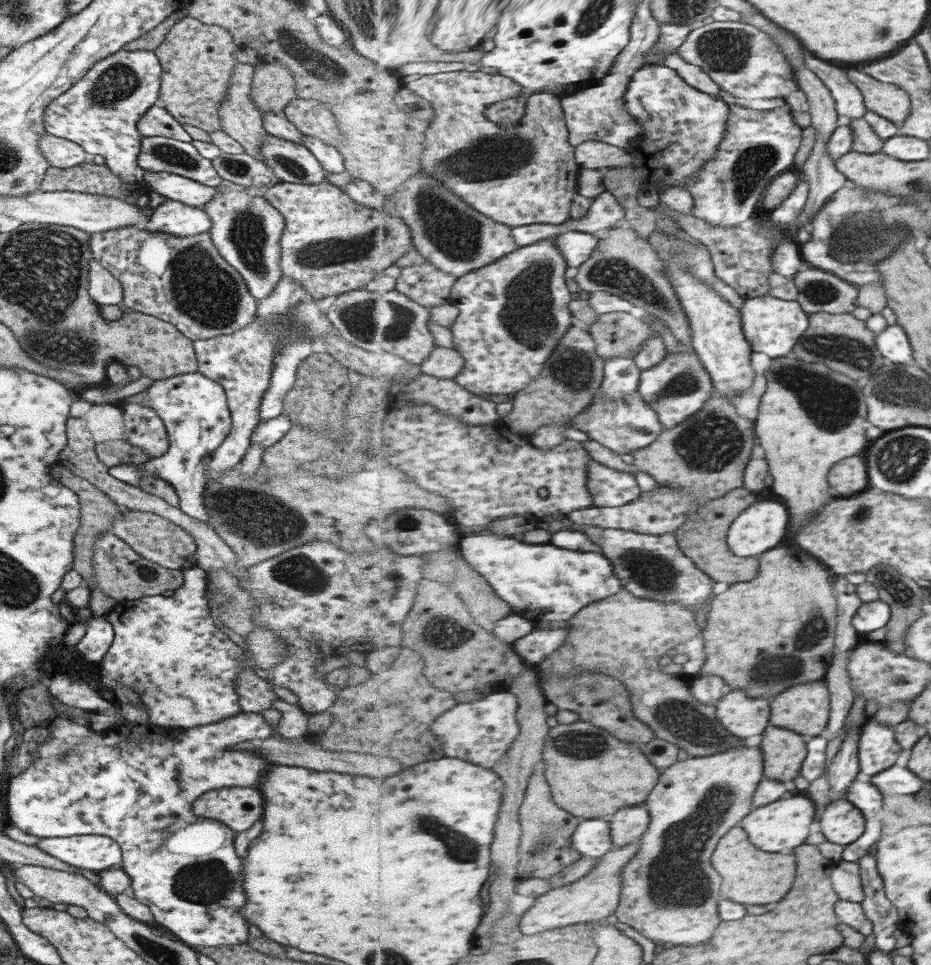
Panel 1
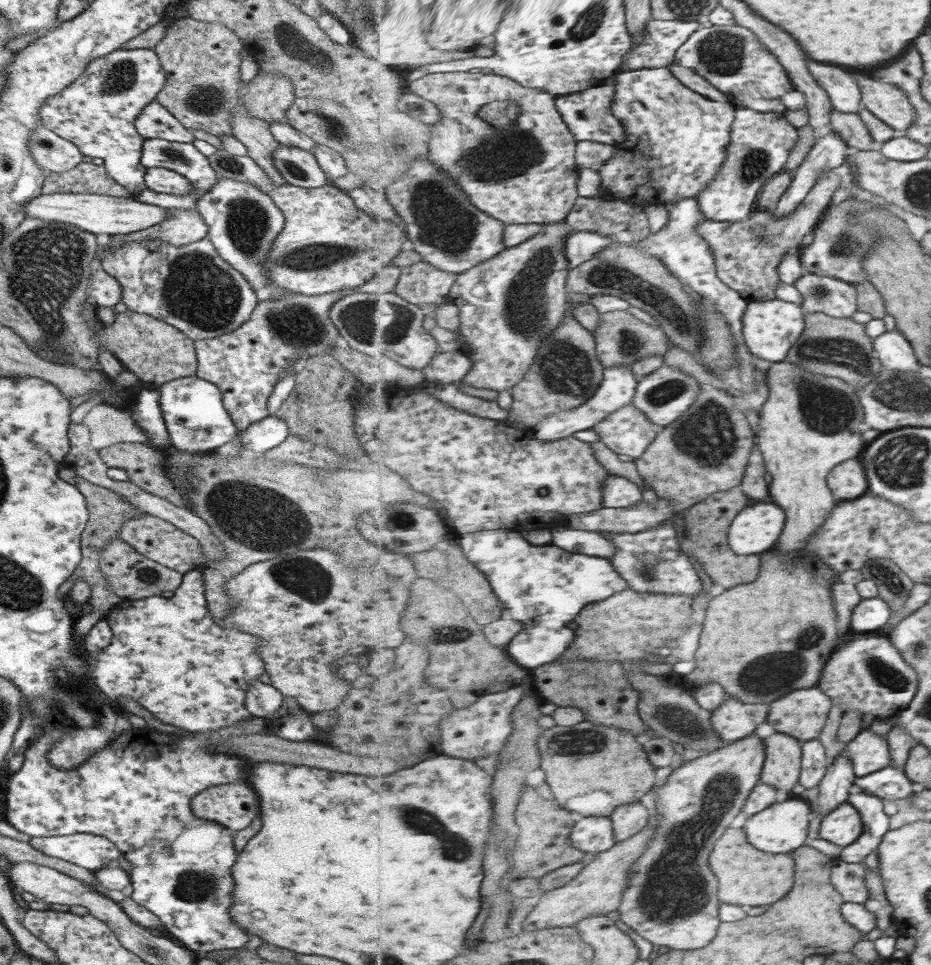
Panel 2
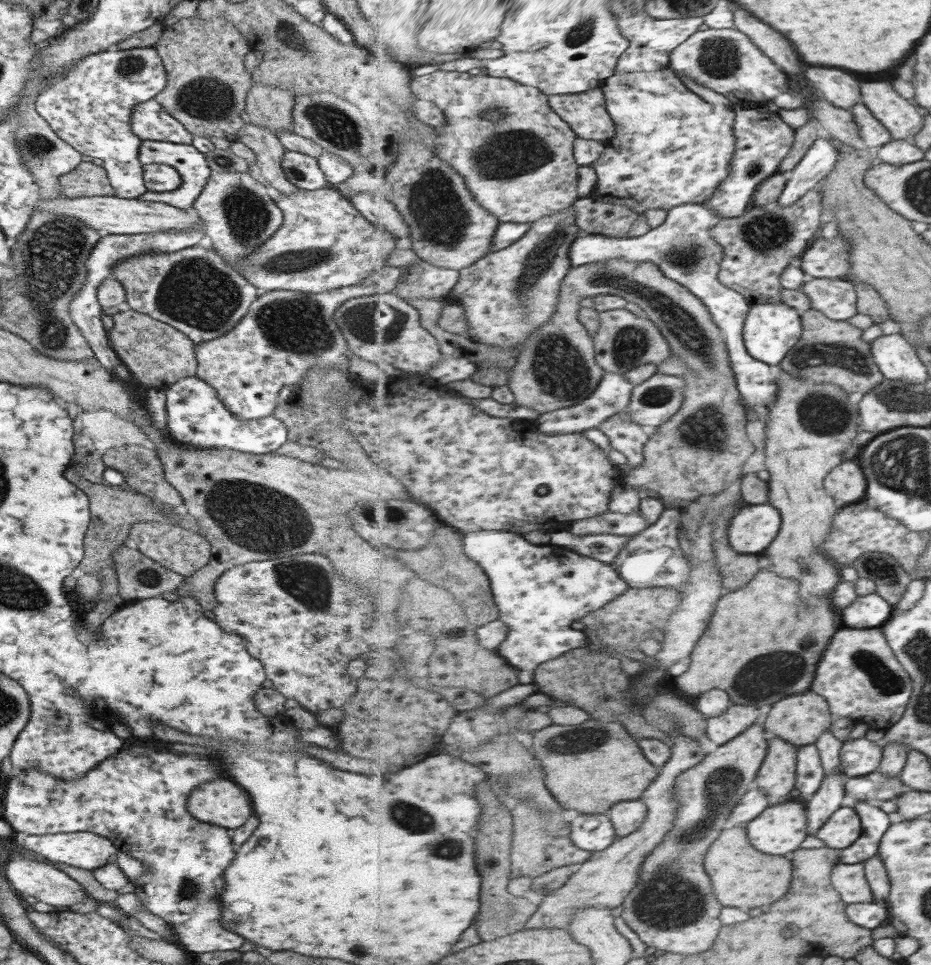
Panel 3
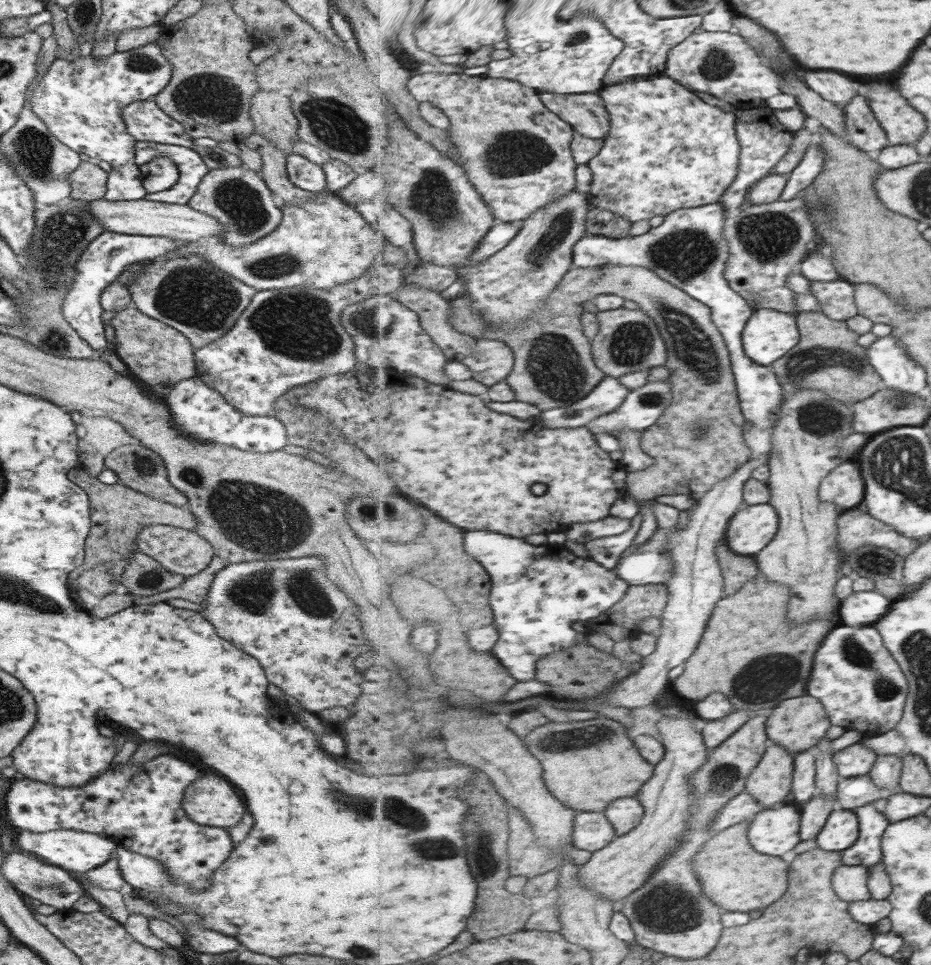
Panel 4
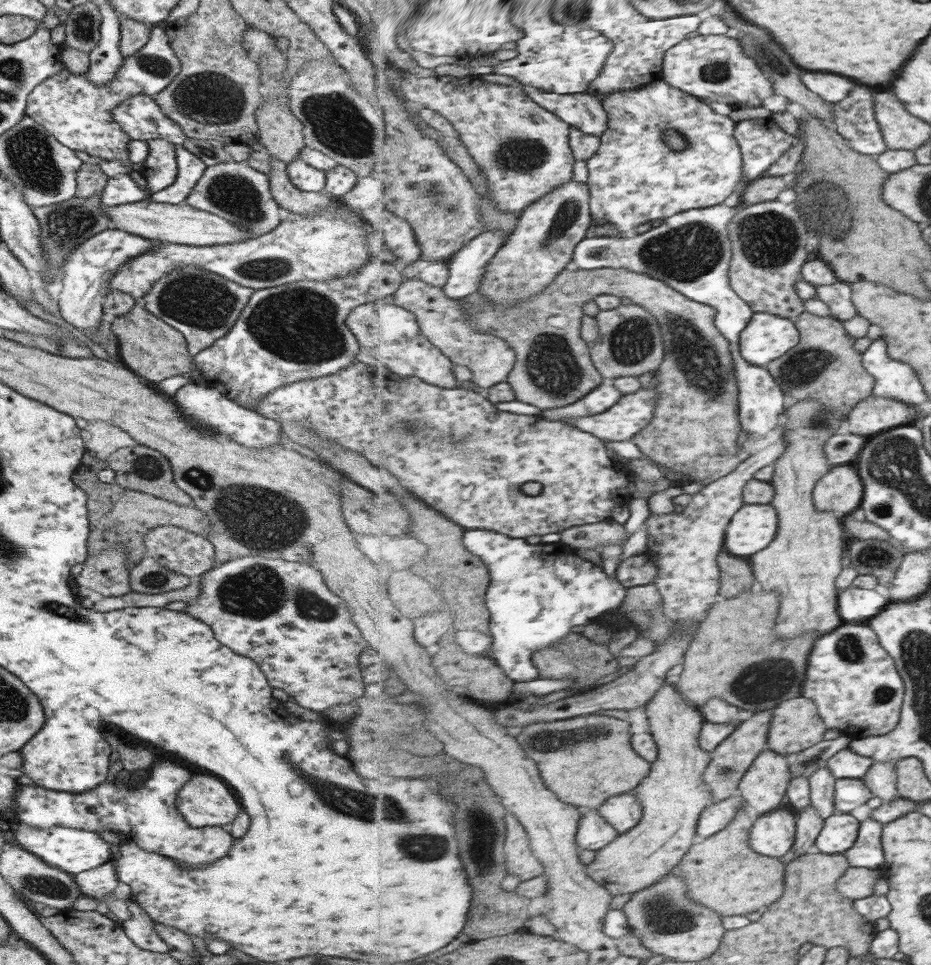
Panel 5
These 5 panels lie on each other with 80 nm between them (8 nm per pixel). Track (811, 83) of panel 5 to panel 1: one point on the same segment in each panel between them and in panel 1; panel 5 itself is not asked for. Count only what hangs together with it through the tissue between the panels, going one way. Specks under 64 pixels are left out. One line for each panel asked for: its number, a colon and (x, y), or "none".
1: (850, 102)
2: (846, 95)
3: (842, 89)
4: (838, 88)

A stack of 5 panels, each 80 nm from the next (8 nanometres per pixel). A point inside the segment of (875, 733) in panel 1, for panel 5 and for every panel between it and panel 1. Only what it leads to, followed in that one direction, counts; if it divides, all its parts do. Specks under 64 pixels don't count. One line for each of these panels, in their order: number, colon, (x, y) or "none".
2: (870, 752)
3: (860, 757)
4: (855, 761)
5: (846, 764)

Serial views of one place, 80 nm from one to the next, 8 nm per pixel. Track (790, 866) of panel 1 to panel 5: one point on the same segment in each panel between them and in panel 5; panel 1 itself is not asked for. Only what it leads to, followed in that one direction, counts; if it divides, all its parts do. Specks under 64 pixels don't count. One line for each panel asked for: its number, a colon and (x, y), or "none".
2: (747, 880)
3: (743, 876)
4: (733, 873)
5: (724, 872)

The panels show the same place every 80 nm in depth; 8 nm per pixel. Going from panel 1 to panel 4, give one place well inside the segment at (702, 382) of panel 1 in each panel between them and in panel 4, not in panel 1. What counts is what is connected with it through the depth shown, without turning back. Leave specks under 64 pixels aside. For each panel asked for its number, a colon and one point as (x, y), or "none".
2: (666, 394)
3: (654, 402)
4: (643, 407)

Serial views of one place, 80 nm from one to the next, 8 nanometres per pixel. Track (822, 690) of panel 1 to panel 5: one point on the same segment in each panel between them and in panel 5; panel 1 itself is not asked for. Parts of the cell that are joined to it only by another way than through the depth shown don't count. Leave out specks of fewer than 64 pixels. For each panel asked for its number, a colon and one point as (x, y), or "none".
2: (803, 714)
3: (801, 719)
4: (798, 724)
5: (797, 725)

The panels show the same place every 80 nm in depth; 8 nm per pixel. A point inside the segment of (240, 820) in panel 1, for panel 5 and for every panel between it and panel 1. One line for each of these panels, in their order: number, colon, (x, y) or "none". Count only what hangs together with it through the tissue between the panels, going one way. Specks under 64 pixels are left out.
2: (223, 804)
3: (221, 803)
4: (210, 802)
5: (204, 801)

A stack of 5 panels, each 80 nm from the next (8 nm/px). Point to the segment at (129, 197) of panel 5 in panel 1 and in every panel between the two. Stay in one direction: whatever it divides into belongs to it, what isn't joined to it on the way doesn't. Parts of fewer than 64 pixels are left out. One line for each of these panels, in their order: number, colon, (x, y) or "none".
1: (99, 112)
2: (96, 112)
3: (88, 106)
4: (80, 102)

